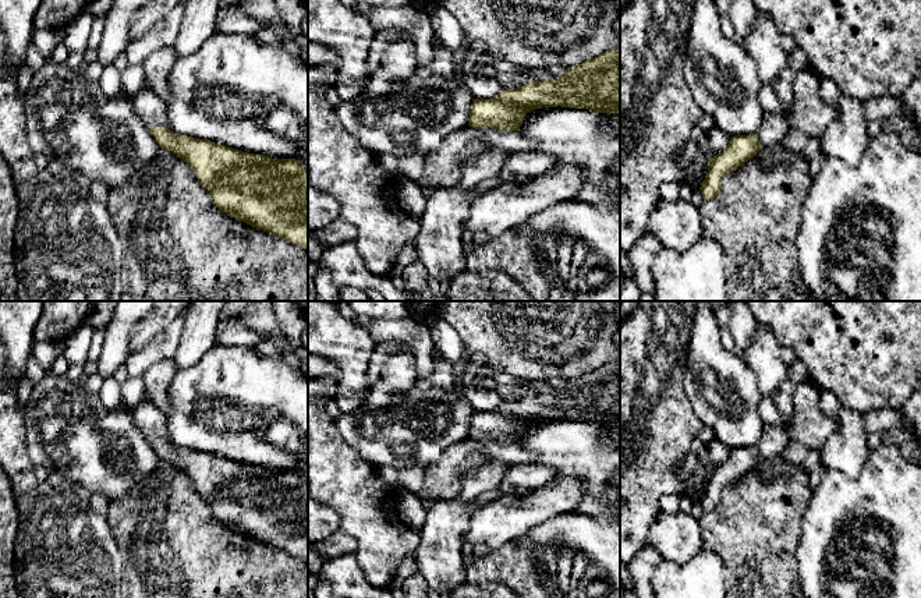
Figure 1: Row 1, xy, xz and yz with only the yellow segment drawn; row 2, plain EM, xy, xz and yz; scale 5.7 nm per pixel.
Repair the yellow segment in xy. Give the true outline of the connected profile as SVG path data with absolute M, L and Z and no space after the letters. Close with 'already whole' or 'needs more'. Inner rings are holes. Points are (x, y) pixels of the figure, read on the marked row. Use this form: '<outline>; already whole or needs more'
M149 88L131 96L130 102L160 148L176 153L194 170L199 184L209 191L223 213L308 250L308 173L300 160L272 159L176 134L167 128L164 99Z; needs more

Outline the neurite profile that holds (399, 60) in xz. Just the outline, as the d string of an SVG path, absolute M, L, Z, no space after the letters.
M407 33L385 50L380 61L380 71L396 78L415 75L417 67L415 46Z

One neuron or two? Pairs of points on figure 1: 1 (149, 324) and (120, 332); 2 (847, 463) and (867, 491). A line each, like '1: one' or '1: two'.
1: two
2: two

